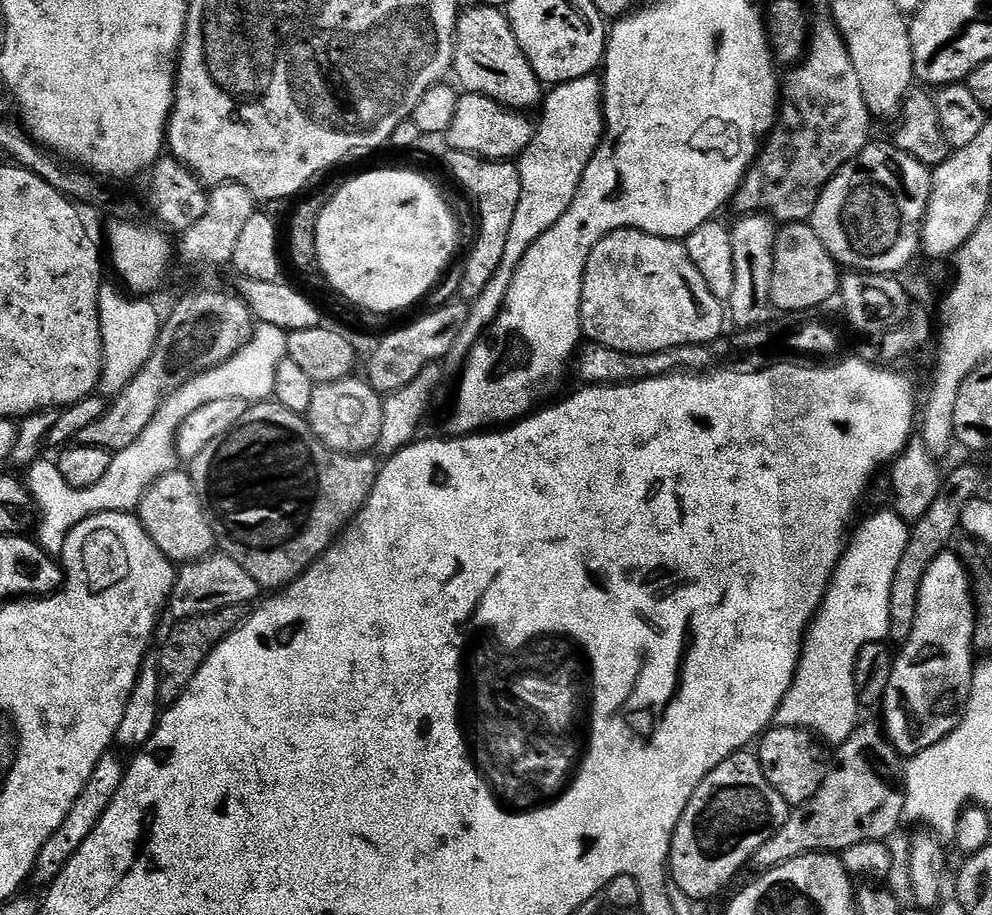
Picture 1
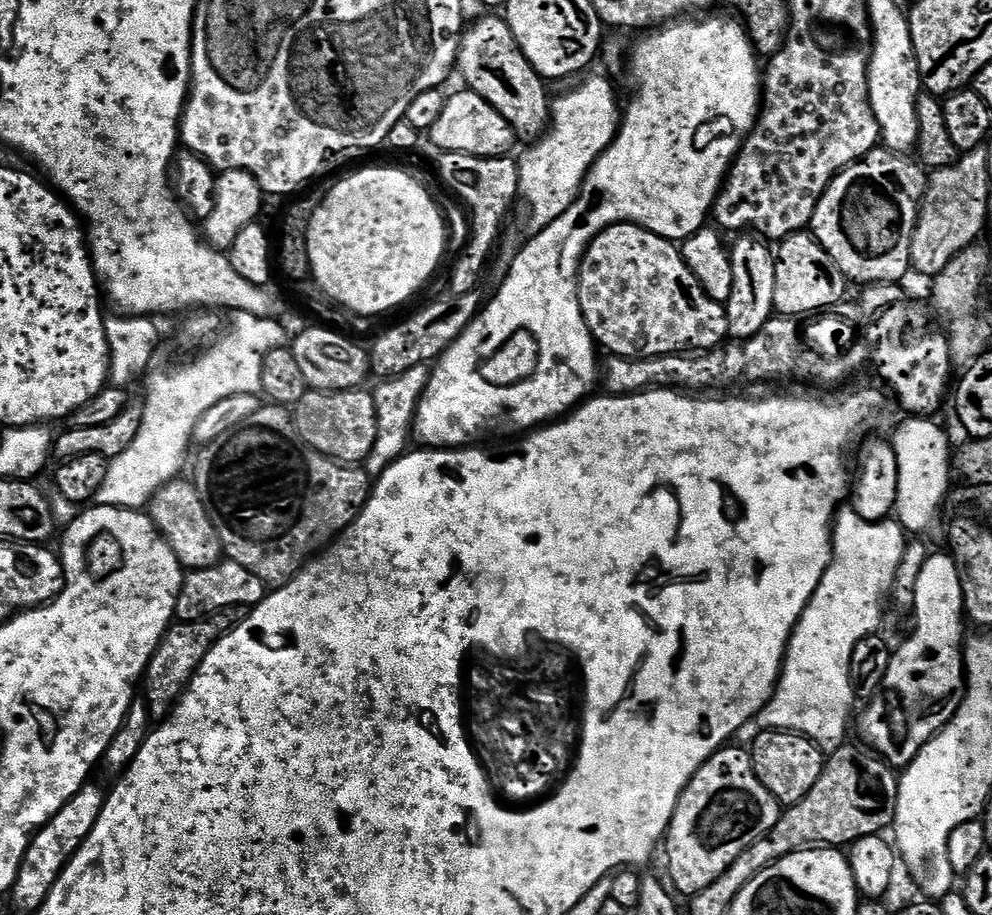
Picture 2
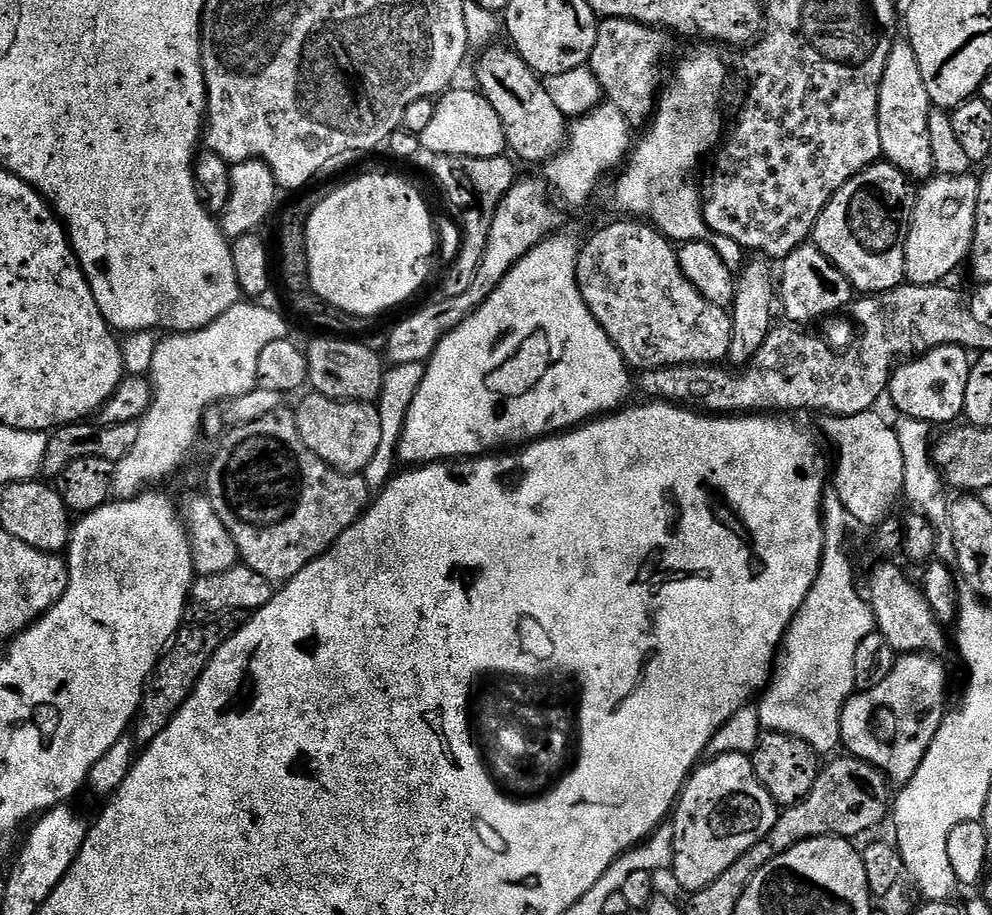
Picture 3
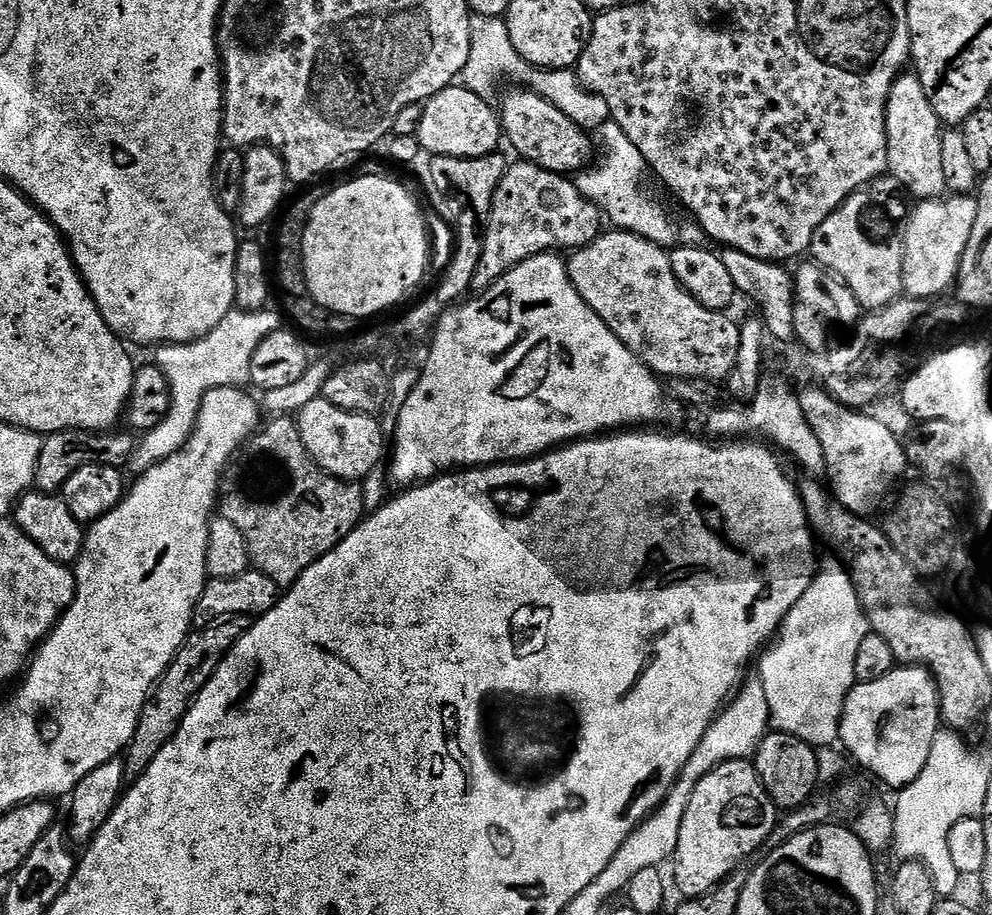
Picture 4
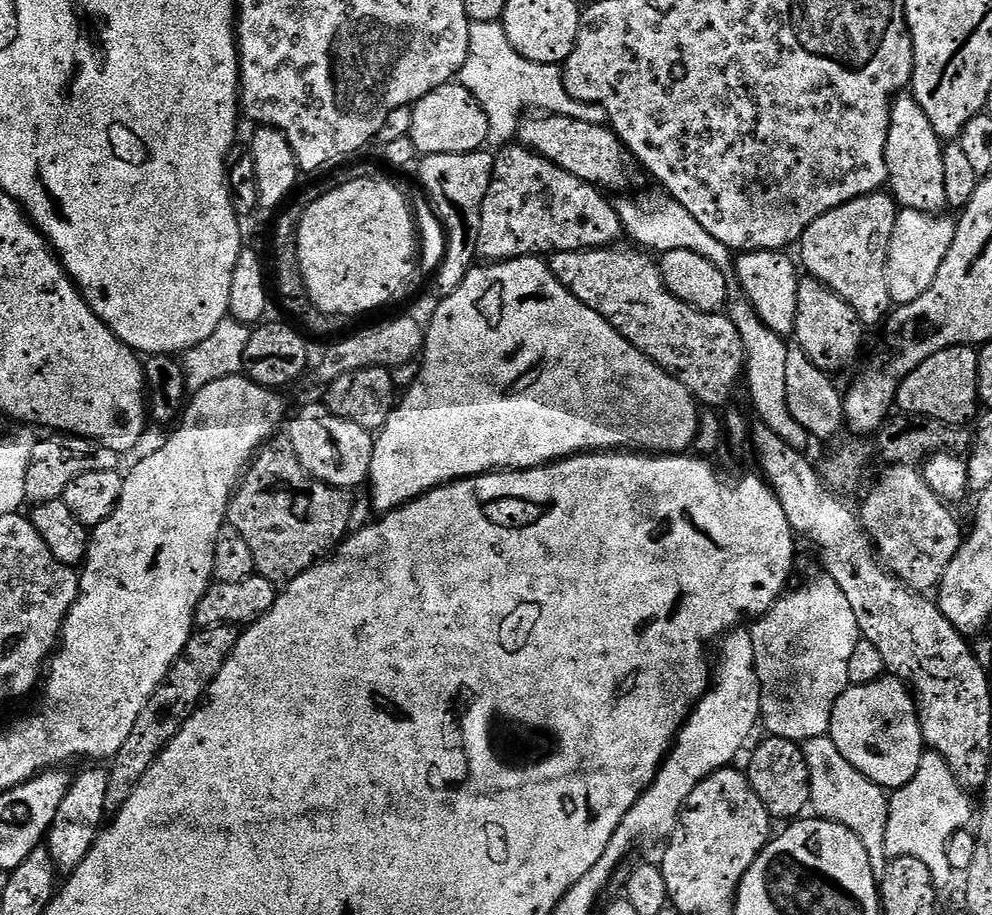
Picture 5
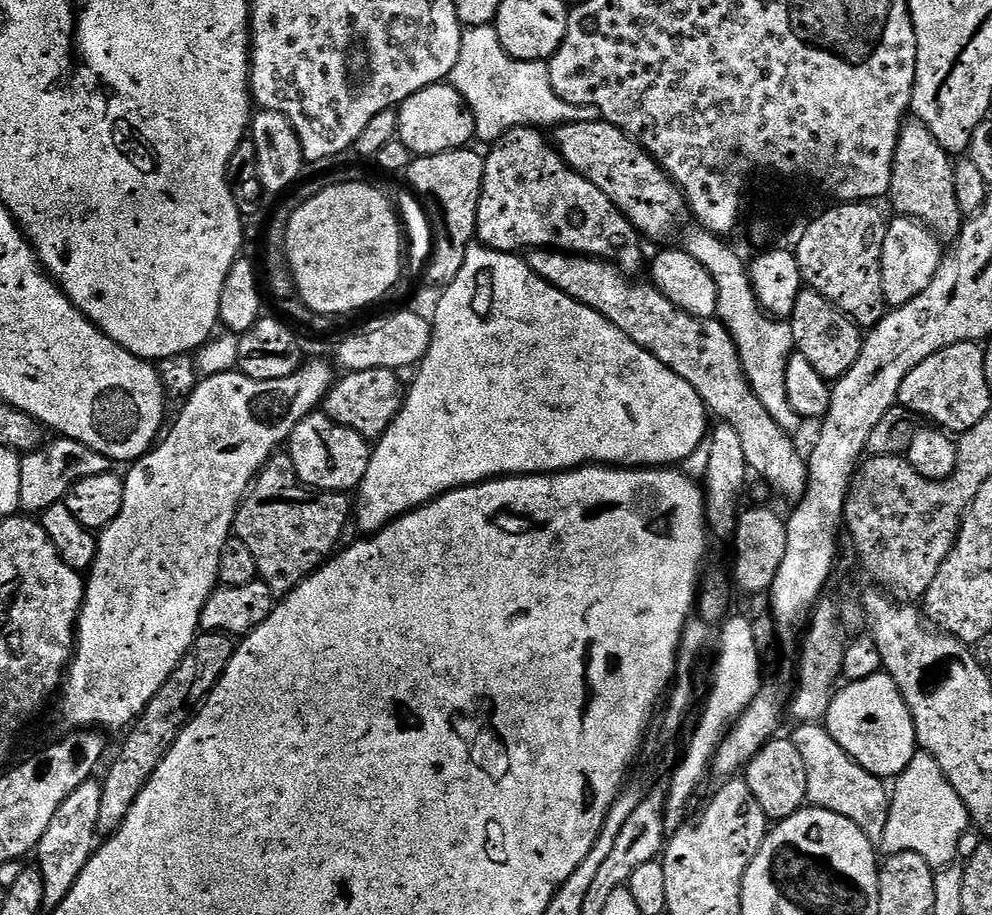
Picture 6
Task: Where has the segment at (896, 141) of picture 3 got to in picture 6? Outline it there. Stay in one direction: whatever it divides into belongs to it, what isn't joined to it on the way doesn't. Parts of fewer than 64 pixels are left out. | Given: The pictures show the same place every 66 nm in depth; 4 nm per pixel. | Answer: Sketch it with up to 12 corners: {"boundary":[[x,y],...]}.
{"boundary":[[905,123],[890,201],[944,242],[959,237],[949,153]]}

